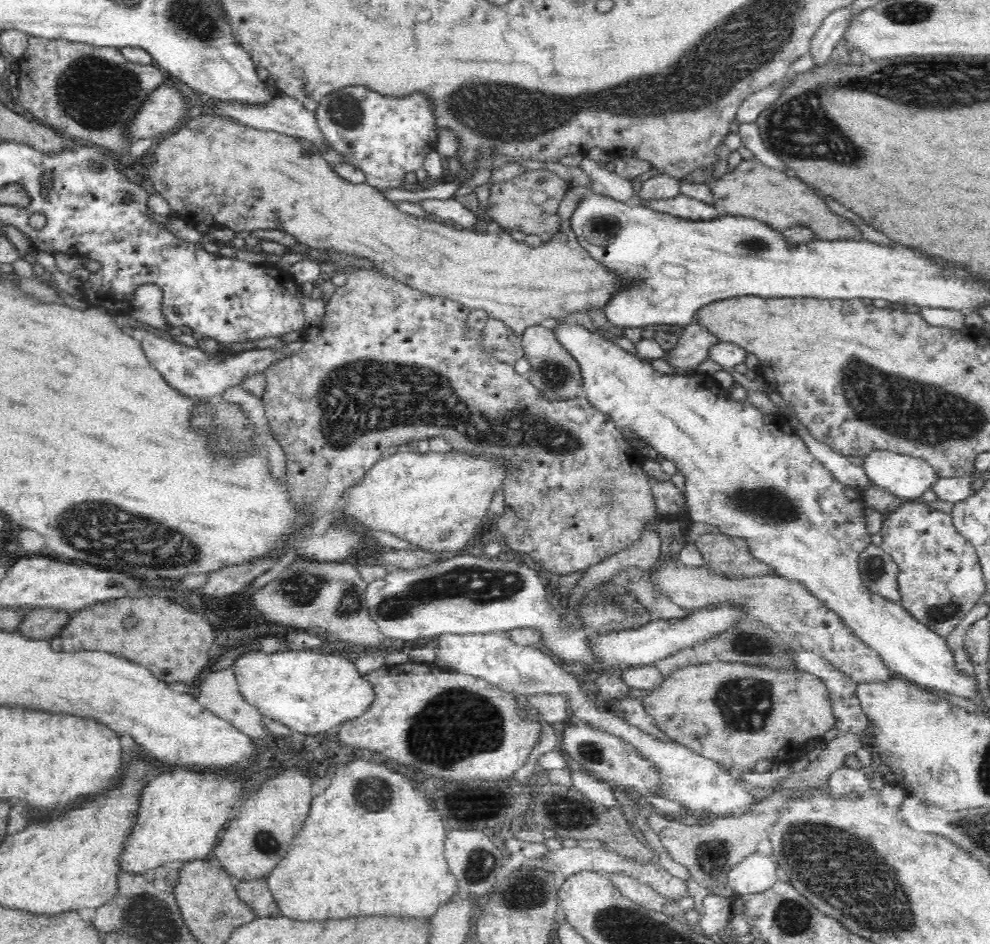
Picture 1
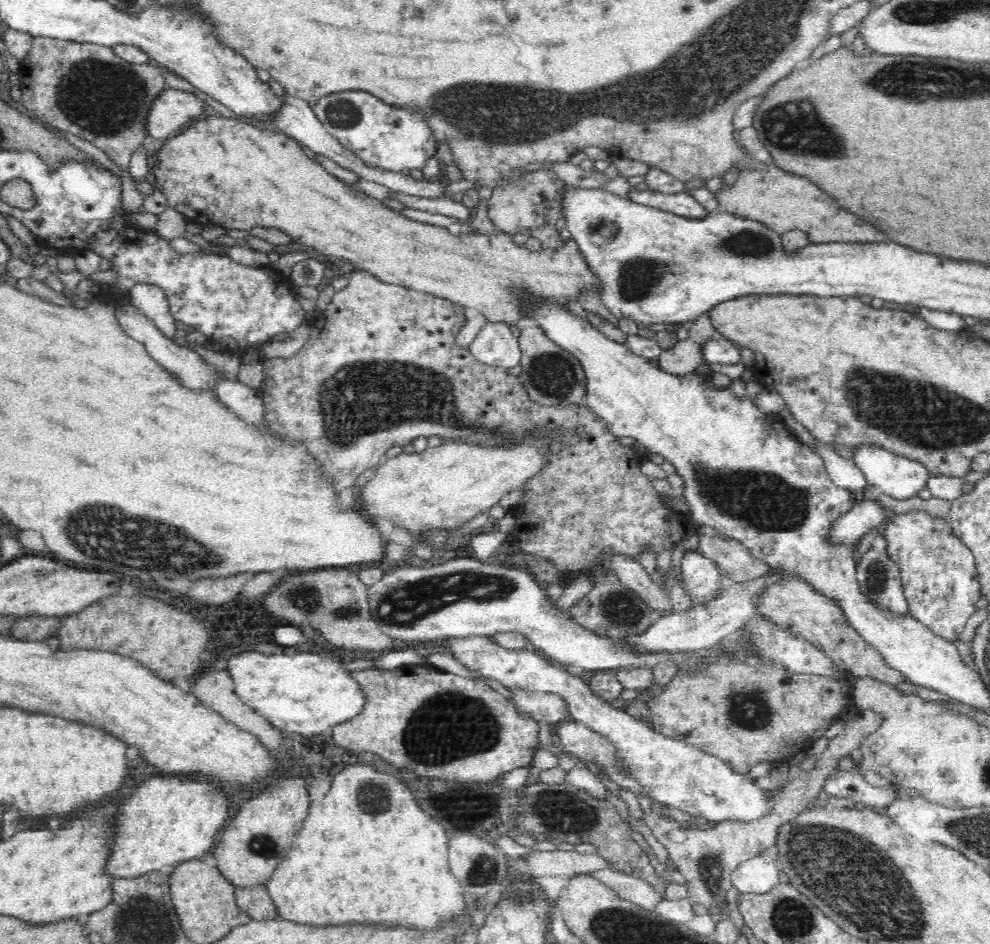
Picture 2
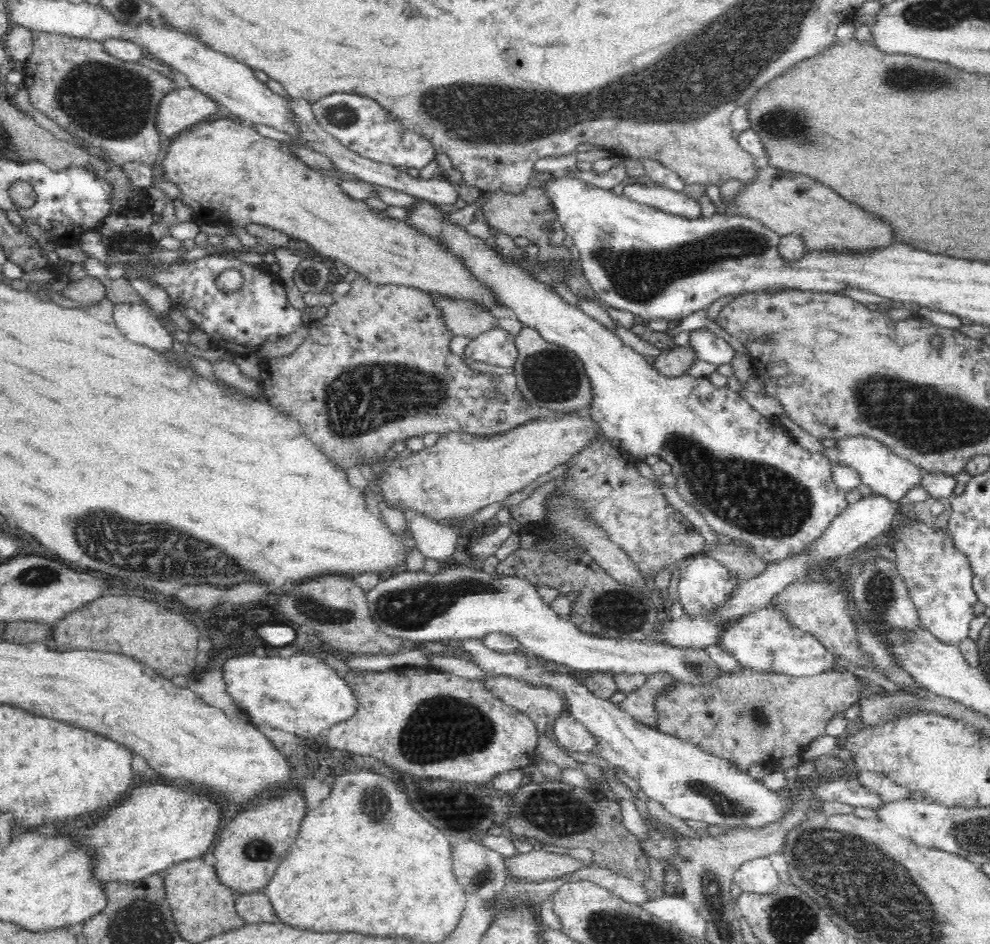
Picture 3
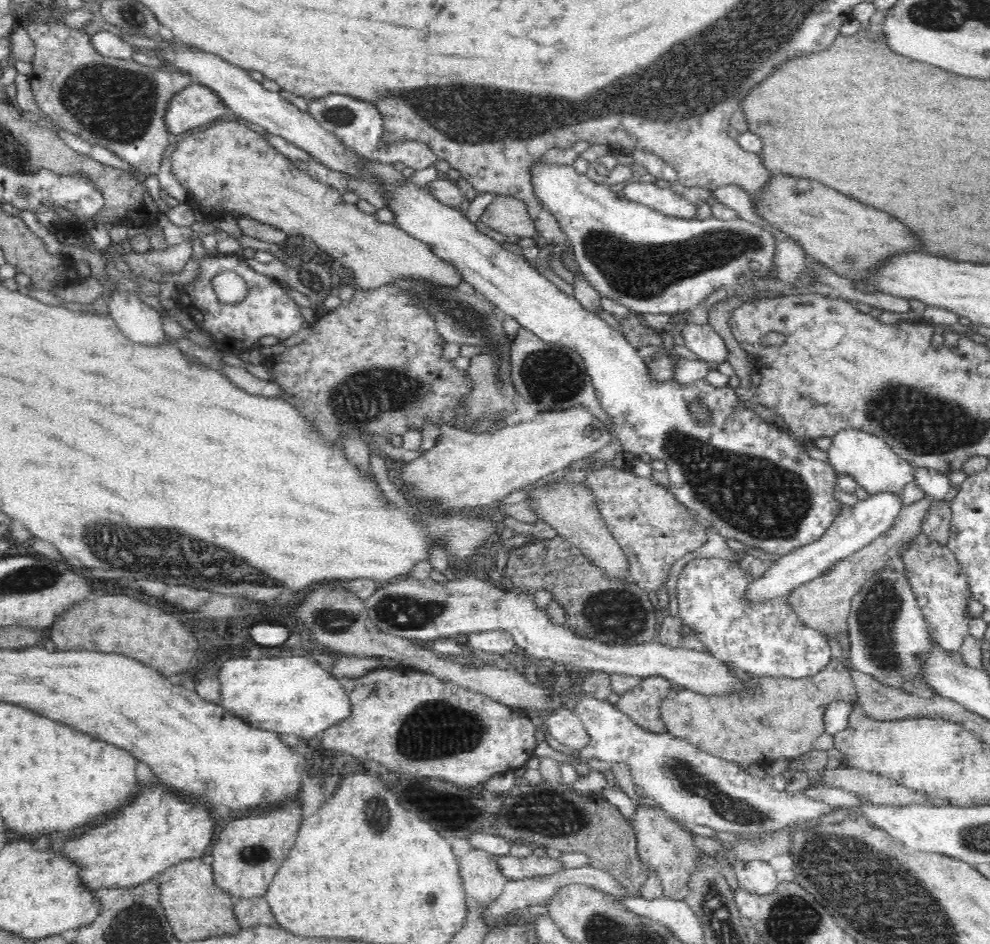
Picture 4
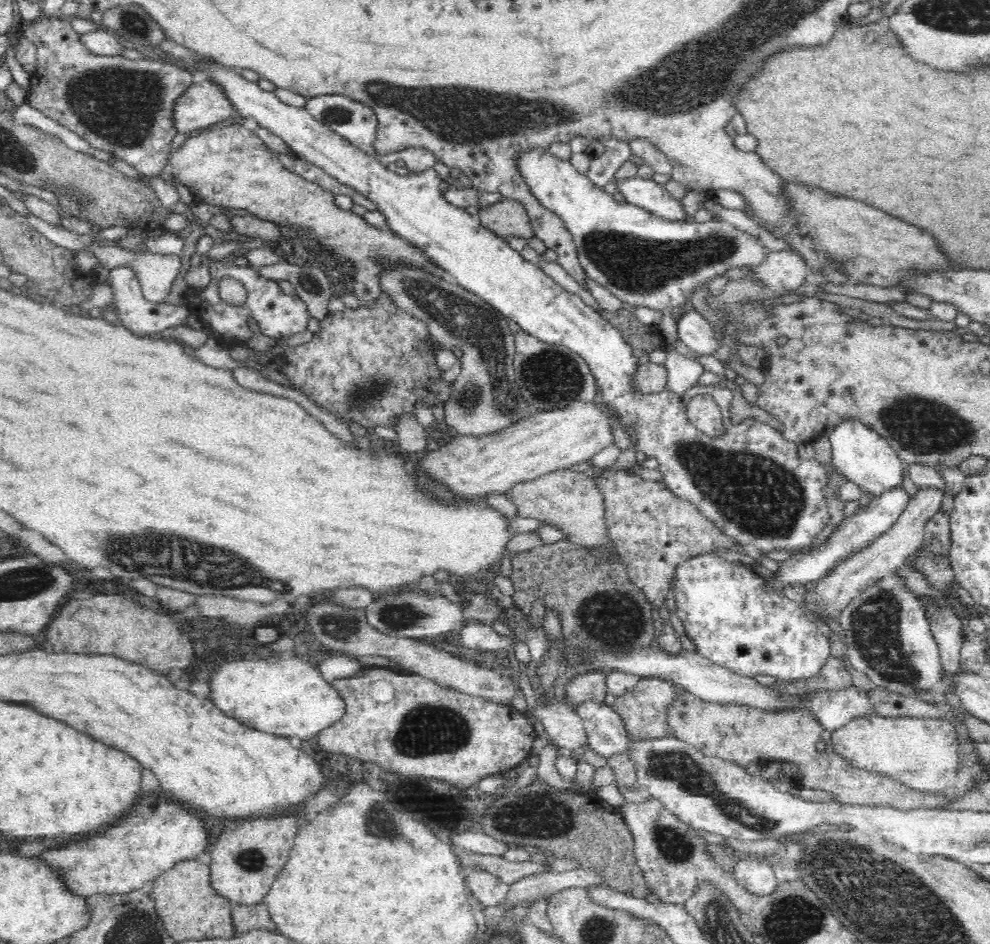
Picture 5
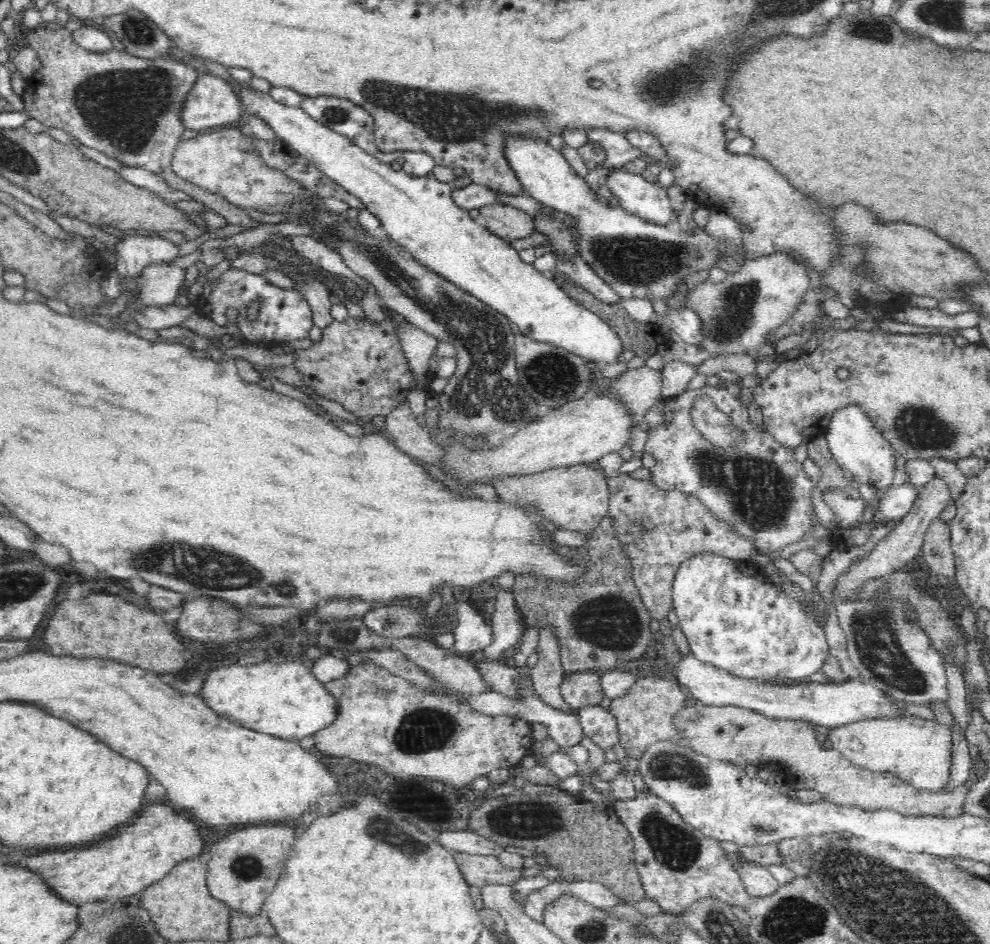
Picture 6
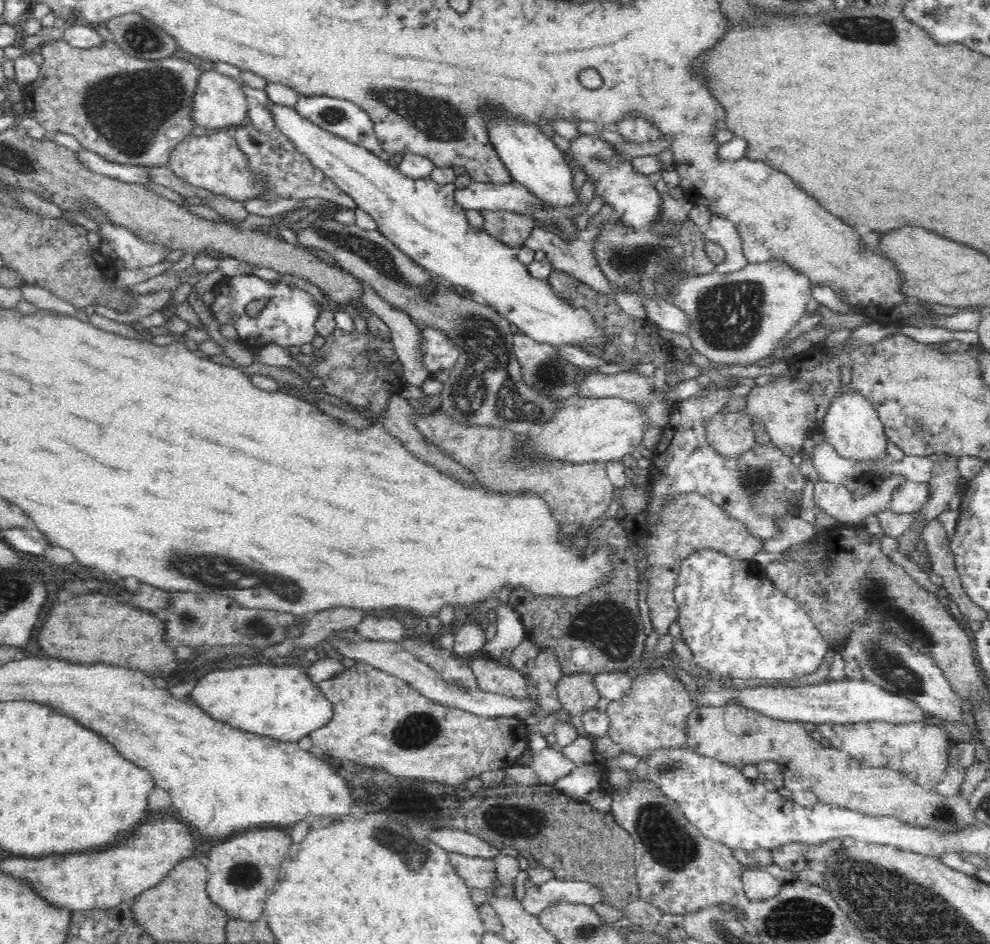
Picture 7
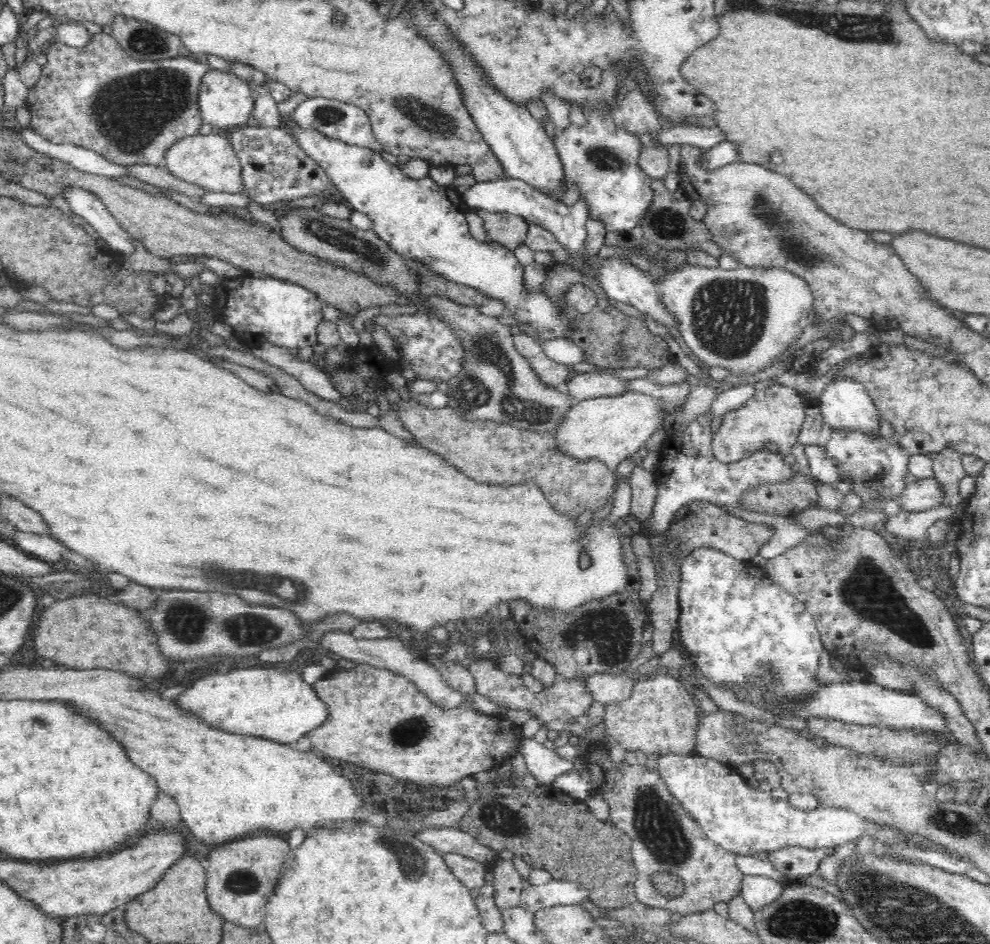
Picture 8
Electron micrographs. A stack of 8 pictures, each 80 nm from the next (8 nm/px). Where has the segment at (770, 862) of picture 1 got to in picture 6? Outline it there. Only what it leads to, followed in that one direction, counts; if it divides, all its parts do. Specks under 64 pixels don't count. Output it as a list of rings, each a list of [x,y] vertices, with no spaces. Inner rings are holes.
[[[739,861],[738,873],[742,883],[751,897],[762,898],[774,894],[781,885],[767,870],[766,866]]]

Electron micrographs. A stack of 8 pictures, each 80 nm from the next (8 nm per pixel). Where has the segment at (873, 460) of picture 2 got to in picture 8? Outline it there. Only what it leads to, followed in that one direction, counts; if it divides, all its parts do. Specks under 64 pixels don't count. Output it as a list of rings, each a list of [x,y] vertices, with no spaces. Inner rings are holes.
[[[834,376],[830,383],[822,390],[818,398],[821,406],[824,423],[832,429],[850,429],[862,431],[866,434],[879,434],[880,420],[879,411],[872,398],[866,393],[866,387],[850,377]]]

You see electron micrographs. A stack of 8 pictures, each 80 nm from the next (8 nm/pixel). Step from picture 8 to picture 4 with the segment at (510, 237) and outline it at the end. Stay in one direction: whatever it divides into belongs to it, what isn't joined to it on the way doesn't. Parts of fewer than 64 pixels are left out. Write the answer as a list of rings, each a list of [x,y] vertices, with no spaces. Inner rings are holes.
[[[495,195],[495,199],[485,208],[480,220],[492,230],[506,236],[534,238],[540,247],[546,246],[544,237],[540,237],[534,228],[534,221],[528,214],[526,203],[510,195]]]

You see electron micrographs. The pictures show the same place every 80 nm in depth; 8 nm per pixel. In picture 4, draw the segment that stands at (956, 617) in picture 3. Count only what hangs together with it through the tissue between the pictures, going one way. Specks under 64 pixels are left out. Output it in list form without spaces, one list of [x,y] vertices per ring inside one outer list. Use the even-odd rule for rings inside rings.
[[[923,532],[908,545],[901,558],[908,570],[909,583],[917,596],[931,639],[948,655],[960,652],[964,638],[969,634],[968,622],[973,617],[968,613],[968,600],[972,596],[966,583],[966,573],[960,569],[958,559],[947,546],[930,541]]]

